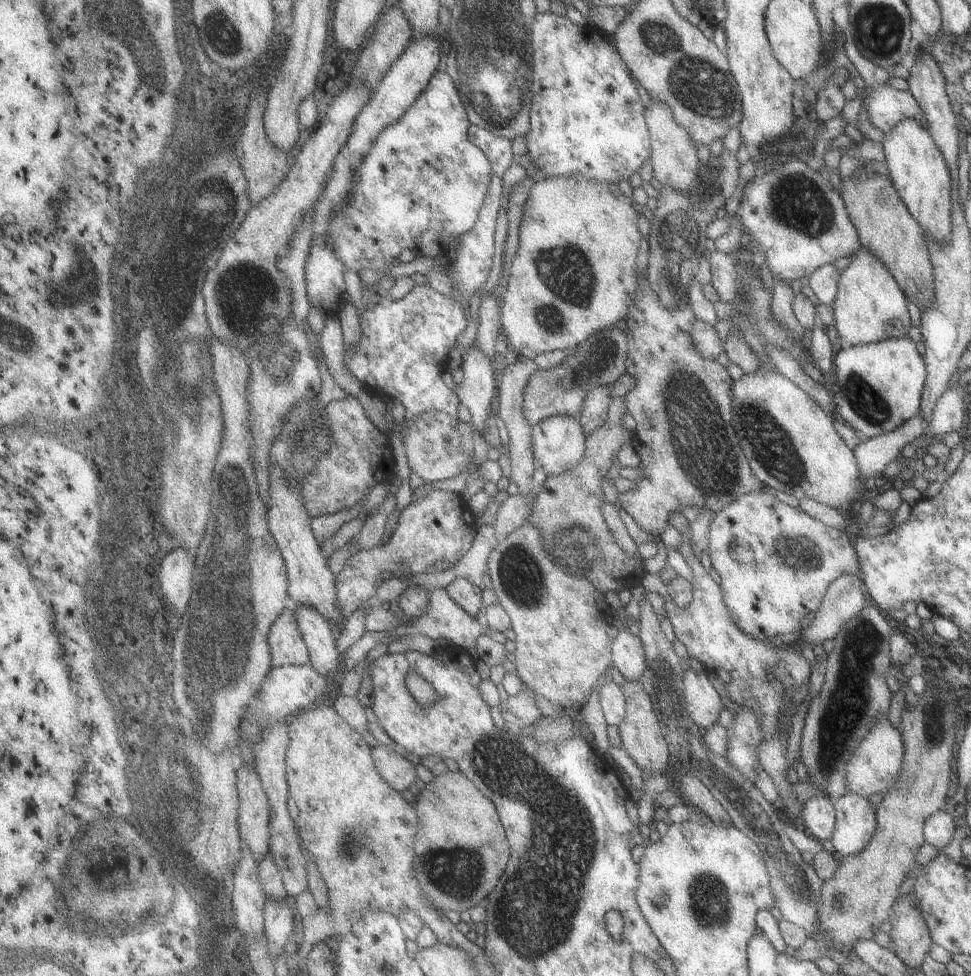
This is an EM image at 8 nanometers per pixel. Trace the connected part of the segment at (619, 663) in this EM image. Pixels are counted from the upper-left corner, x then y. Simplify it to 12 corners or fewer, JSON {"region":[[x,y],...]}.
{"region":[[619,629],[612,664],[627,681],[641,681],[648,662],[639,636]]}

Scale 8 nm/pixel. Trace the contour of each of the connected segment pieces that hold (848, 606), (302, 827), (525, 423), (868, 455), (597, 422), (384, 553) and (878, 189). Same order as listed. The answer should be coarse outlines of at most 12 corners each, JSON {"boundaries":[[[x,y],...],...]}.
{"boundaries":[[[844,573],[827,588],[796,642],[833,639],[859,614],[860,577]],[[324,702],[288,720],[303,847],[330,912],[302,917],[302,959],[367,913],[415,908],[477,946],[415,872],[414,804],[372,741]],[[535,358],[504,365],[498,415],[509,434],[511,479],[537,500],[532,438],[524,413]],[[917,413],[891,432],[852,448],[860,477],[881,474],[919,437]],[[612,385],[595,387],[578,416],[587,436],[607,422]],[[436,489],[336,576],[342,626],[387,578],[455,567],[476,514]],[[888,176],[841,179],[860,246],[907,300],[934,299],[926,240]]]}

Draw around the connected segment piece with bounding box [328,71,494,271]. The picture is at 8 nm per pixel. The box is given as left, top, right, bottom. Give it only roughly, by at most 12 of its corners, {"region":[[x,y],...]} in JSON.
{"region":[[437,71],[356,171],[349,269],[449,256],[492,186]]}

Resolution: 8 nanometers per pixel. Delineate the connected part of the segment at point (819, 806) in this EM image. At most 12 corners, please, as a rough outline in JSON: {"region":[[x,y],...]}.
{"region":[[813,795],[800,808],[800,827],[817,840],[835,830],[835,805]]}

